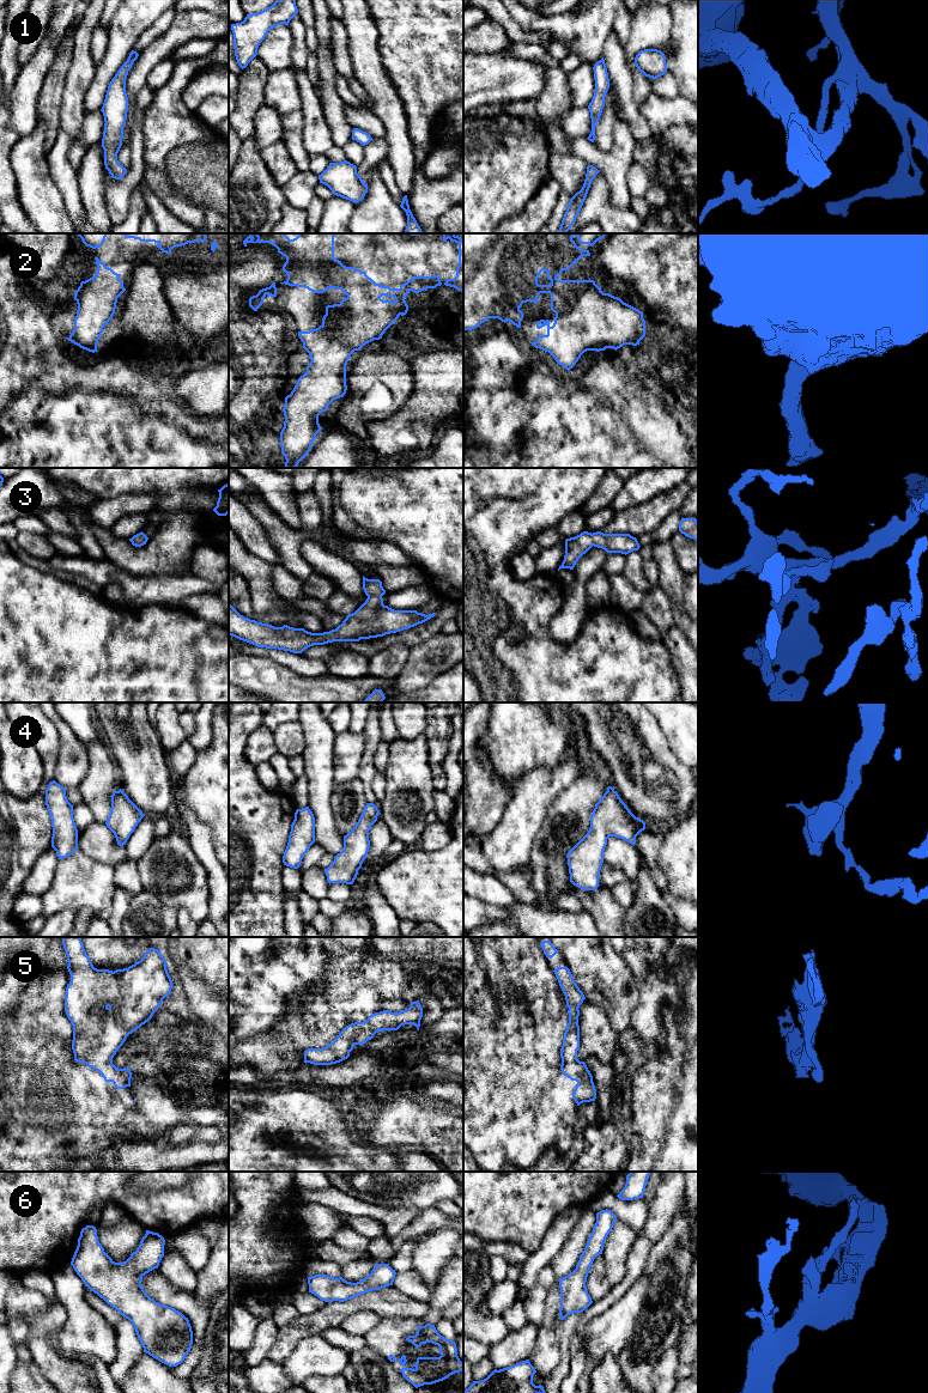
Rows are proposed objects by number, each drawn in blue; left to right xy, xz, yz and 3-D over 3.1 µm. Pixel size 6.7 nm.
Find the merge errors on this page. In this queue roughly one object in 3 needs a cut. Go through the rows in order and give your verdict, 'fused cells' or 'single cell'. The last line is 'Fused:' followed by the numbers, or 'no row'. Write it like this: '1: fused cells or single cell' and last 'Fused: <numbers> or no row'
1: single cell
2: single cell
3: single cell
4: single cell
5: single cell
6: single cell
Fused: no row

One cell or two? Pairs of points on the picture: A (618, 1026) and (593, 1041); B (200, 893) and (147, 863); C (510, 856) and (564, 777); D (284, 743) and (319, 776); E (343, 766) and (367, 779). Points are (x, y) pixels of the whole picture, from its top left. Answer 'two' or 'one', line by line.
A: two
B: one
C: one
D: two
E: two

